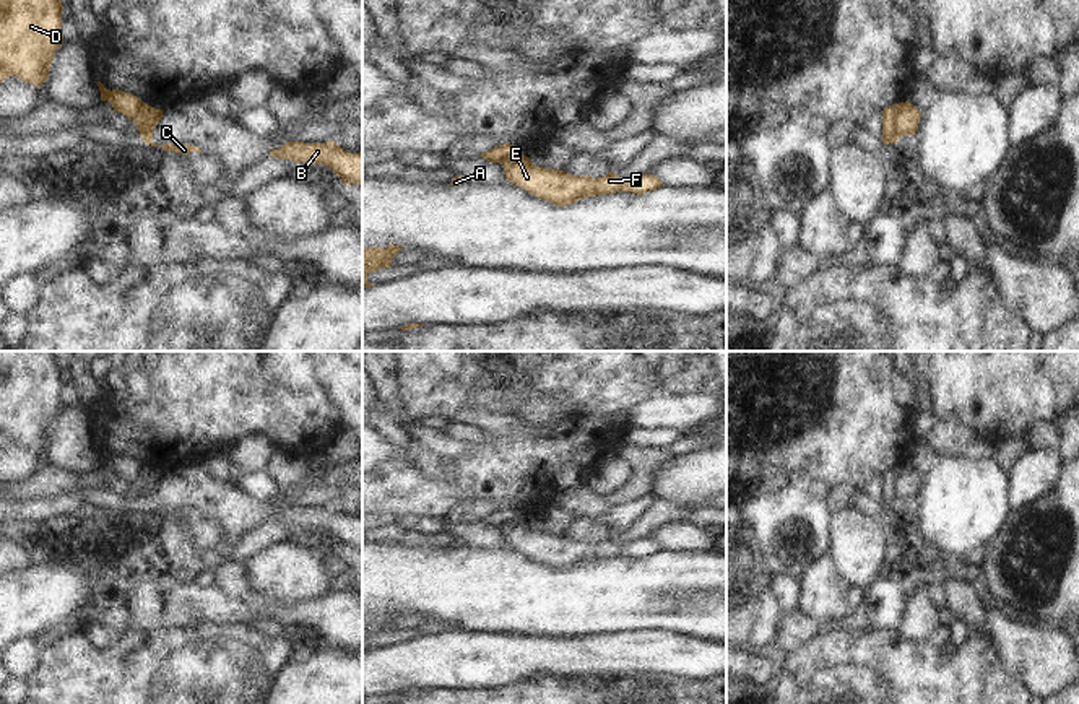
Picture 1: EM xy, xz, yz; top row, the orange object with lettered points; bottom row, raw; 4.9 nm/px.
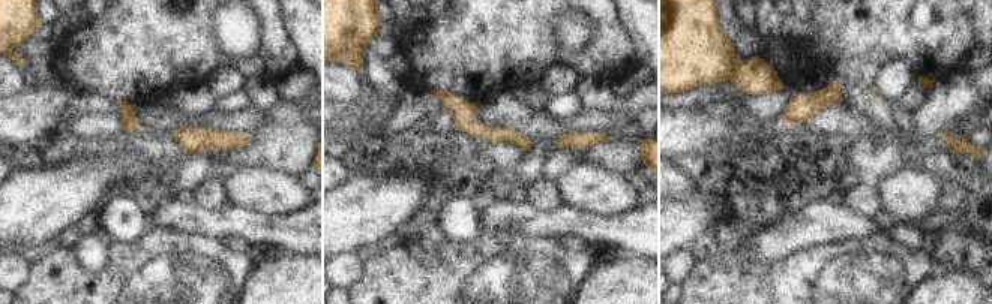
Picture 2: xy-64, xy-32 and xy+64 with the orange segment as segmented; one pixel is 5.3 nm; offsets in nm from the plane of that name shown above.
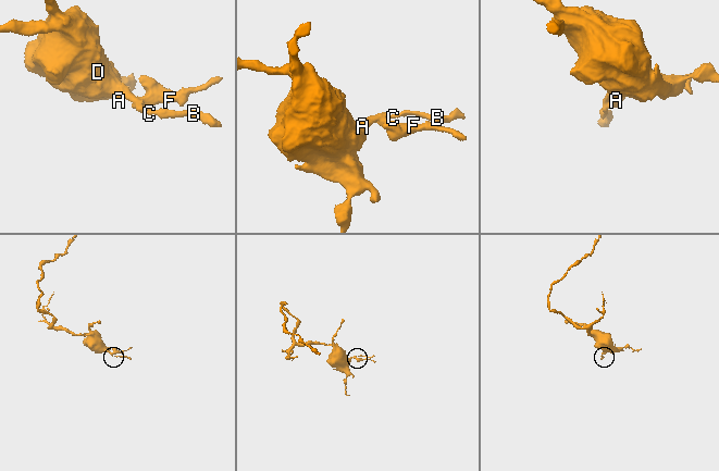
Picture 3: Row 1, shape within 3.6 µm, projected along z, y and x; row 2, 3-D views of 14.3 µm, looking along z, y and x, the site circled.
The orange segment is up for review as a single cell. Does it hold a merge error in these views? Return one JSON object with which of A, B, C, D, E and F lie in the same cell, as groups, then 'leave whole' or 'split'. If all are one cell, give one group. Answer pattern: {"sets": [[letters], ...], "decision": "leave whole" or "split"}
{"sets": [["A", "B", "C", "D"], ["E", "F"]], "decision": "split"}

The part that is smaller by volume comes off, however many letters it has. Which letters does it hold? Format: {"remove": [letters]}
{"remove": ["E", "F"]}

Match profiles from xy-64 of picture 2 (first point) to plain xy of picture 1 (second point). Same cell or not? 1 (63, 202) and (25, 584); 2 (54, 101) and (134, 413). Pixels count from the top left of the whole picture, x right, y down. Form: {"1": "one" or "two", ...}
{"1": "one", "2": "one"}

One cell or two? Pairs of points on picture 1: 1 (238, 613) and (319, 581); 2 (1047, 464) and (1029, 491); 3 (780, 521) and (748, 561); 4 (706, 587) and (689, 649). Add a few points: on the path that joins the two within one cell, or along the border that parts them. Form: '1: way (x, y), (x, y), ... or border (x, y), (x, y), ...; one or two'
1: border (255, 589), (283, 600), (314, 600); two
2: way (1040, 470), (1029, 485); one
3: border (743, 522), (753, 530), (764, 564), (774, 574); two
4: border (655, 630), (673, 630), (709, 641); two

